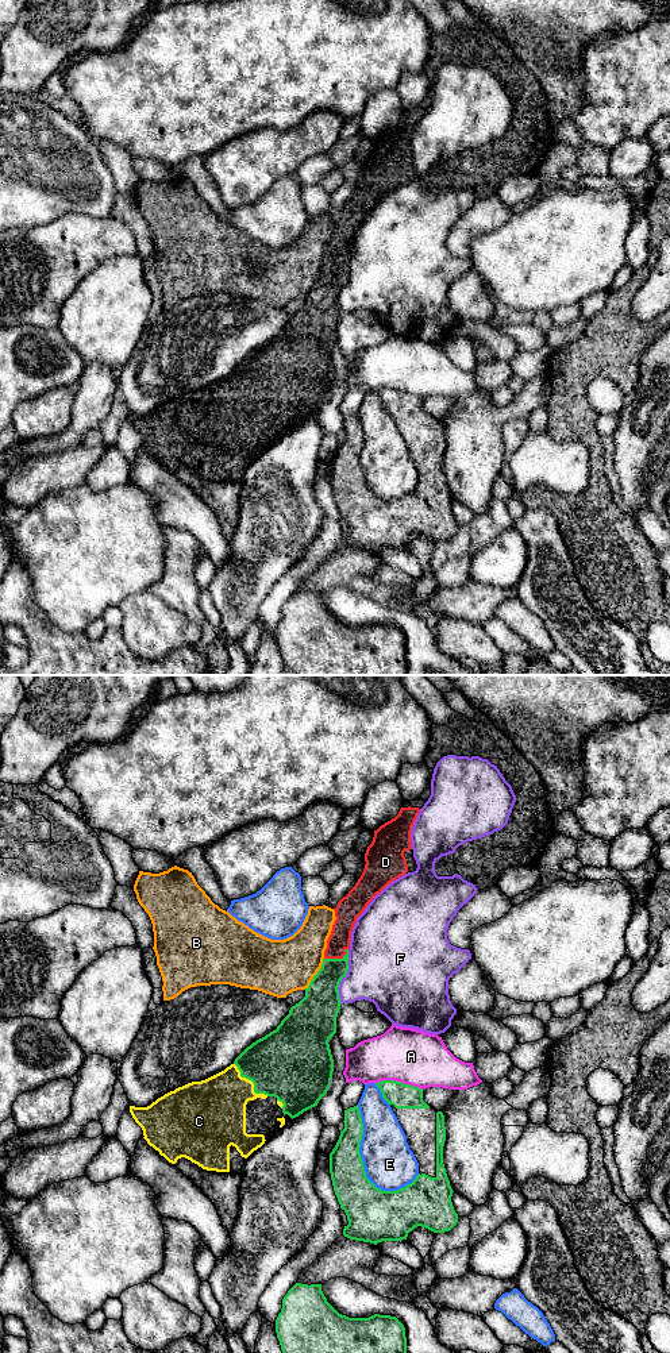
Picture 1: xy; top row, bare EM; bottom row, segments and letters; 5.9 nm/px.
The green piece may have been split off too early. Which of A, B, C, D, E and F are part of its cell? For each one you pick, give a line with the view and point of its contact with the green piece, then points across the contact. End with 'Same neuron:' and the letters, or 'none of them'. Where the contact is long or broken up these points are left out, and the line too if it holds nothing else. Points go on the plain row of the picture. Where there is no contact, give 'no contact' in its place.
D: xy (337, 268) | across xy (322, 307), (323, 295), (337, 268), (339, 247)
Same neuron: D

